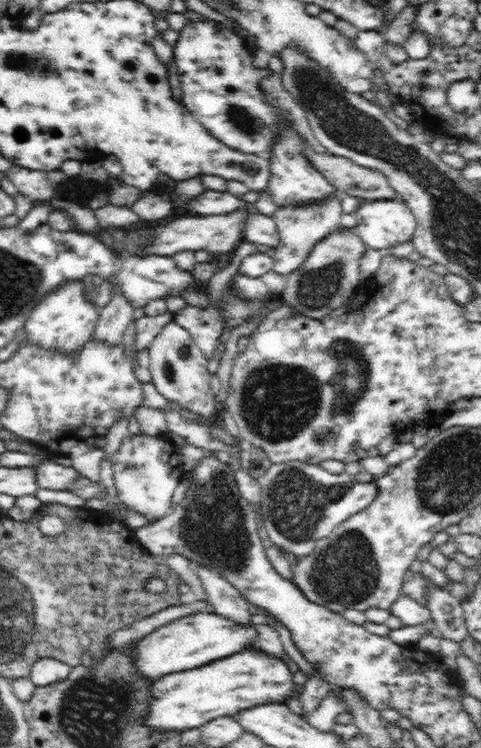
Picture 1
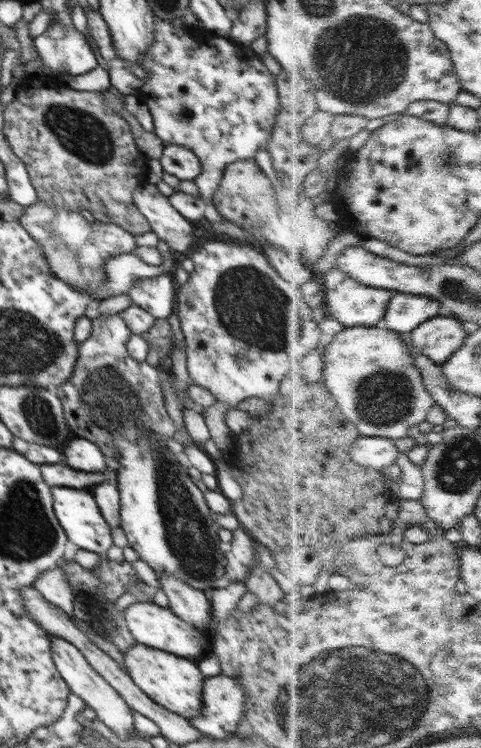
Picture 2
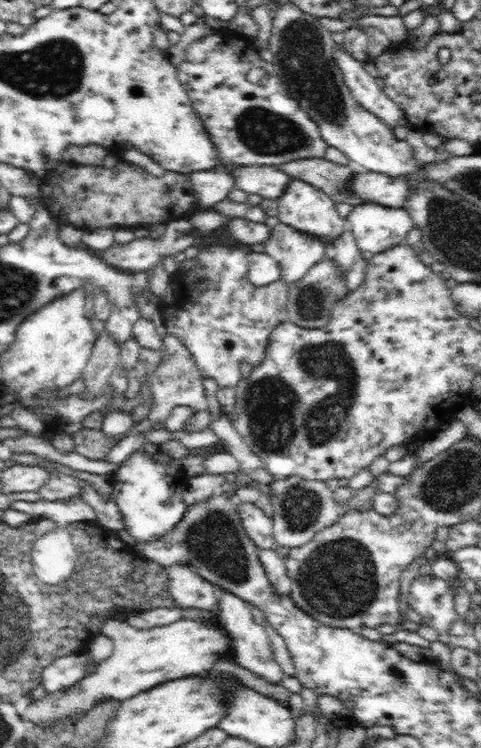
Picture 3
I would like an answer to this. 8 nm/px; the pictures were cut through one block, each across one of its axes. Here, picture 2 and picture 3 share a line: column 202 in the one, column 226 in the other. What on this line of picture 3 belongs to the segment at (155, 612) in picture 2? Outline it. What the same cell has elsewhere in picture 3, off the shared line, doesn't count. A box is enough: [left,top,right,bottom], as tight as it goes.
[21,619,232,726]

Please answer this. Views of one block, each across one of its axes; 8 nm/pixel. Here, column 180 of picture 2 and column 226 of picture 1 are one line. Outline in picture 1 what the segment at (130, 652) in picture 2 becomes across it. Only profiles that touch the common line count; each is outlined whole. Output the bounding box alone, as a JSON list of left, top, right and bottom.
[143,648,301,732]

